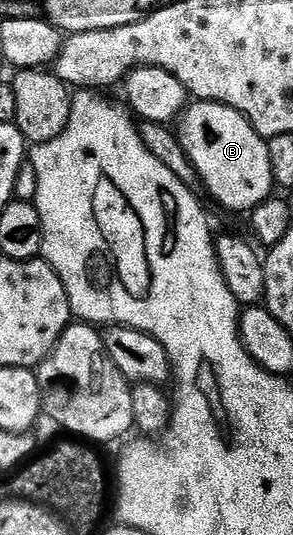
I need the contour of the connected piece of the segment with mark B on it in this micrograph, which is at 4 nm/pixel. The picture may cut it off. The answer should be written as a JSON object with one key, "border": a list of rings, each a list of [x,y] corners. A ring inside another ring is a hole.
{"border":[[[198,100],[182,113],[176,131],[193,171],[216,203],[223,204],[230,212],[246,214],[271,199],[270,191],[275,191],[276,185],[266,140],[239,112],[211,100]]]}

